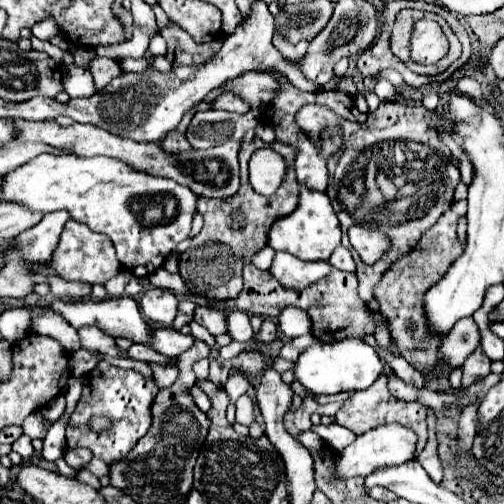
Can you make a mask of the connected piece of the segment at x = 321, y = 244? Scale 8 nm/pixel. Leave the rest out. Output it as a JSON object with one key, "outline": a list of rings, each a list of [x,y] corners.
{"outline":[[[299,184],[299,206],[293,214],[283,216],[271,226],[269,246],[273,250],[285,250],[301,260],[329,260],[331,252],[339,244],[341,244],[341,226],[327,194],[307,190],[305,186]]]}

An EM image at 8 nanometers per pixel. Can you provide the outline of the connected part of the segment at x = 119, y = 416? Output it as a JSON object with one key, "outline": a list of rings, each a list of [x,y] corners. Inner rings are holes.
{"outline":[[[101,362],[93,372],[85,374],[81,382],[83,382],[83,394],[67,424],[67,446],[89,448],[95,458],[101,458],[107,464],[115,464],[117,460],[123,460],[127,452],[133,450],[133,444],[137,444],[137,440],[145,436],[145,432],[149,430],[149,424],[151,424],[149,408],[159,388],[151,378],[141,376],[135,370],[115,368],[107,362]],[[99,414],[109,416],[113,420],[113,428],[97,434],[97,432],[91,432],[85,424],[91,416],[99,416]]]}

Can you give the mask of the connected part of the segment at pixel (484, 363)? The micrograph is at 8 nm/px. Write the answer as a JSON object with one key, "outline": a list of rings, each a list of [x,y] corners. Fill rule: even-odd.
{"outline":[[[477,346],[475,352],[463,364],[463,388],[471,386],[481,376],[487,376],[491,372],[489,366],[491,366],[491,360],[485,356],[481,346]]]}

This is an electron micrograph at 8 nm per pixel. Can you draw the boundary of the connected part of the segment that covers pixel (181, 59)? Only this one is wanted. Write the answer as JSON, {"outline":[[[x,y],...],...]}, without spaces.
{"outline":[[[171,22],[169,28],[161,30],[161,36],[169,44],[169,50],[167,50],[165,56],[173,62],[173,66],[201,64],[201,62],[209,60],[221,48],[221,40],[211,40],[211,42],[205,42],[205,44],[197,44],[185,30],[181,30],[173,22]]]}

